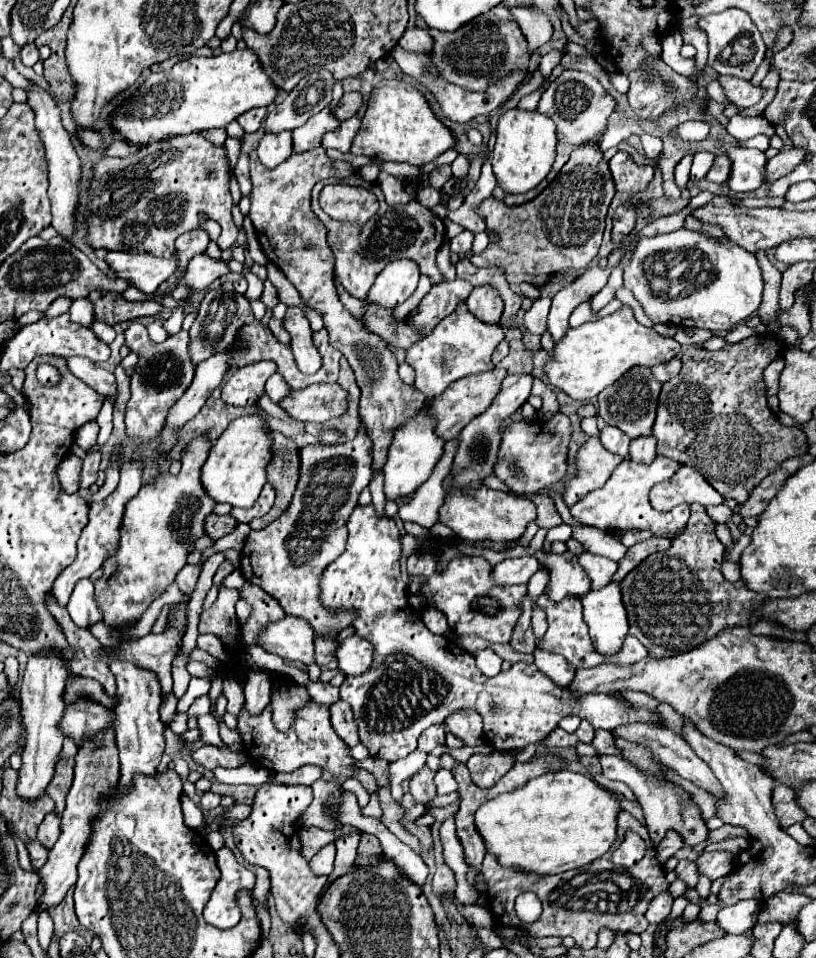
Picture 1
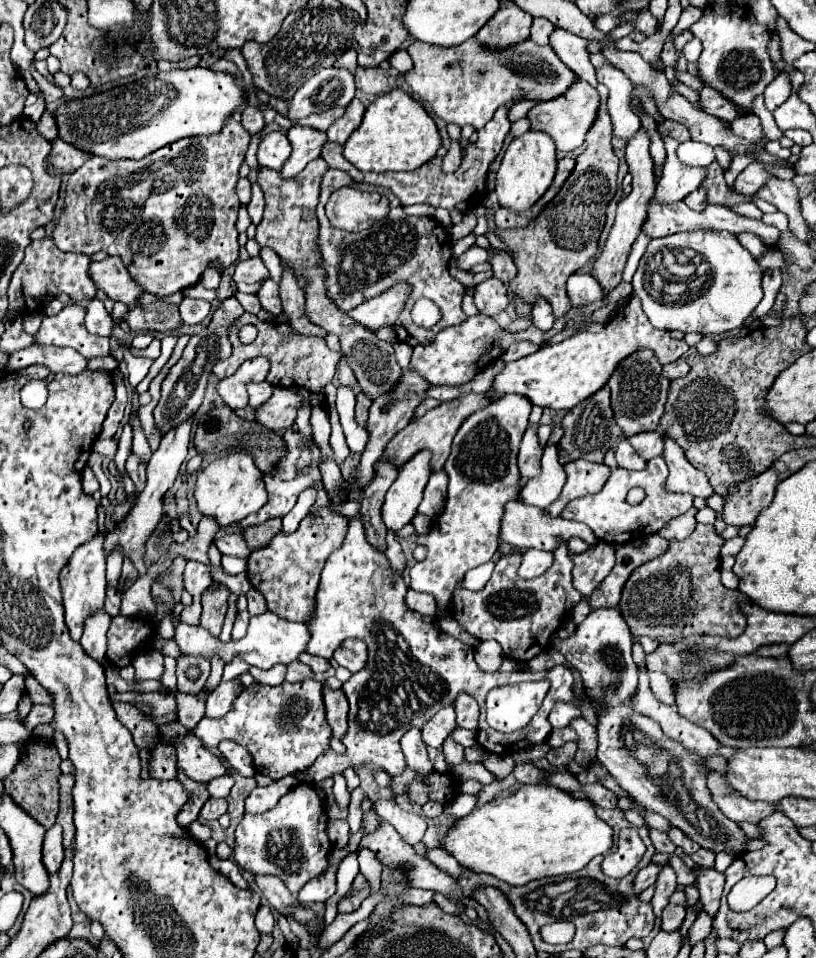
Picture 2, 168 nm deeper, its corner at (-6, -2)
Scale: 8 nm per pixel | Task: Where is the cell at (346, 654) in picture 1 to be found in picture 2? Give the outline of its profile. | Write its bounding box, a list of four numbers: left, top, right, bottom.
[333,640,367,672]

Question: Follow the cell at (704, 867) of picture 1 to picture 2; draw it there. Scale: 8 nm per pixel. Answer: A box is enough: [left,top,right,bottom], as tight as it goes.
[695,868,725,916]

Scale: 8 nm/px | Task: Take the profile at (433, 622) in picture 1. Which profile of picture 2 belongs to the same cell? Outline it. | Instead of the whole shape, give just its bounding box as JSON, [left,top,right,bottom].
[409,396,531,618]

